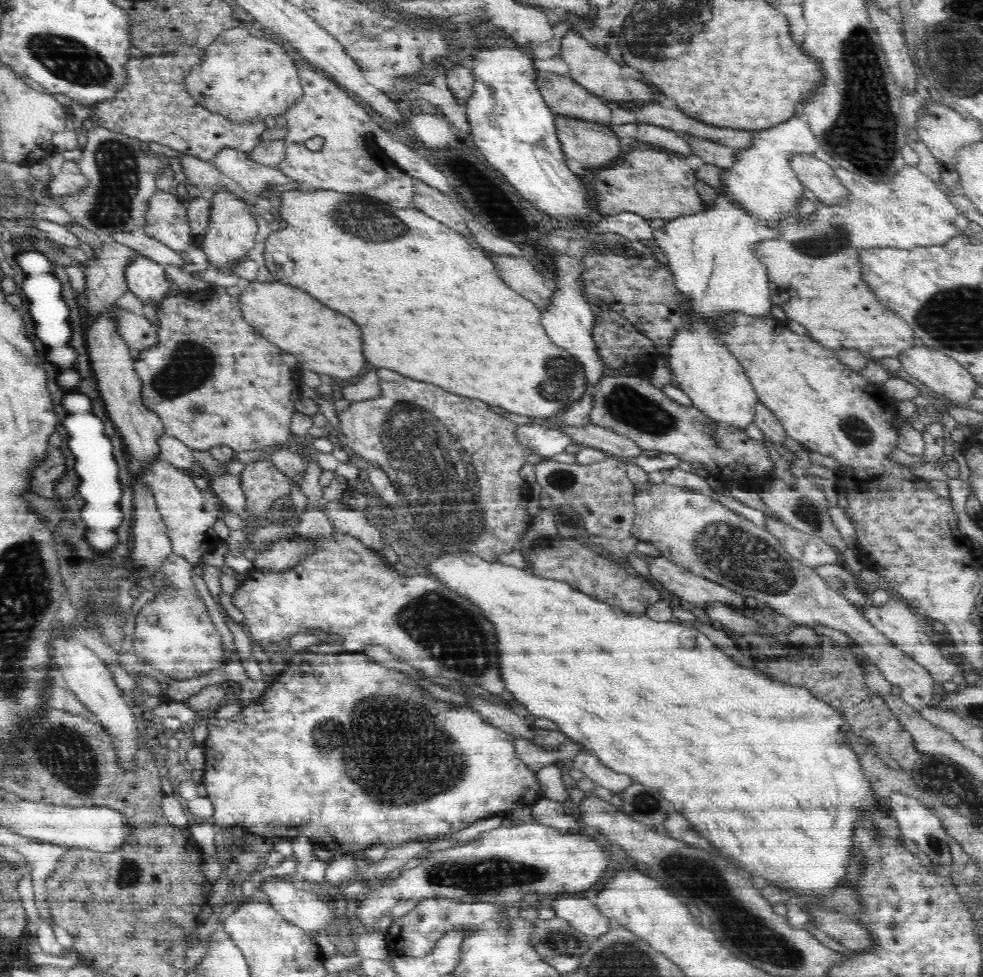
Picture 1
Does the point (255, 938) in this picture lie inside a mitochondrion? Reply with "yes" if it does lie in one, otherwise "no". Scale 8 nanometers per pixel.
no

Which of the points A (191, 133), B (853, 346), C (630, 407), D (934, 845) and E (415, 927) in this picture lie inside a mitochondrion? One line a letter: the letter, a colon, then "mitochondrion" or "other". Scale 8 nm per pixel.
A: other
B: other
C: mitochondrion
D: mitochondrion
E: other

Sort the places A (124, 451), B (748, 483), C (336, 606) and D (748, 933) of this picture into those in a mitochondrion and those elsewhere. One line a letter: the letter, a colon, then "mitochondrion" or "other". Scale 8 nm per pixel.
A: other
B: other
C: other
D: mitochondrion

